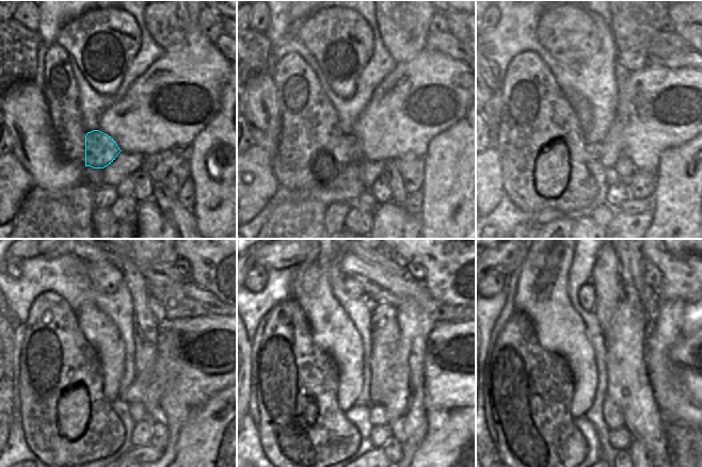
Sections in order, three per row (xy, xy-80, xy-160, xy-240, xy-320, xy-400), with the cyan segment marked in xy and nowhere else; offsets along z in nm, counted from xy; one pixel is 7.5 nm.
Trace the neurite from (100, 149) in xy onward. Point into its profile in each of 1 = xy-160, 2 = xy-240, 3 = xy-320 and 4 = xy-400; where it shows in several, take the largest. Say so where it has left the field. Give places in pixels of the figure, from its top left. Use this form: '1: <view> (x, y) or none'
1: xy-160 (593, 151)
2: xy-240 (149, 389)
3: xy-320 (397, 382)
4: xy-400 (628, 385)

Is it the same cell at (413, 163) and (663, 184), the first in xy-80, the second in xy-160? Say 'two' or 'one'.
two

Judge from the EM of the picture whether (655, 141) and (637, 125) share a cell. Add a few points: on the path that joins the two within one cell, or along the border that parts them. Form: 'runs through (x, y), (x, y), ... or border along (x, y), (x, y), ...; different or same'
runs through (651, 137), (641, 127); same

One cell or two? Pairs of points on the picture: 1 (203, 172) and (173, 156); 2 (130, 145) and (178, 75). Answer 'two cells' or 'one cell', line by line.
1: two cells
2: one cell

